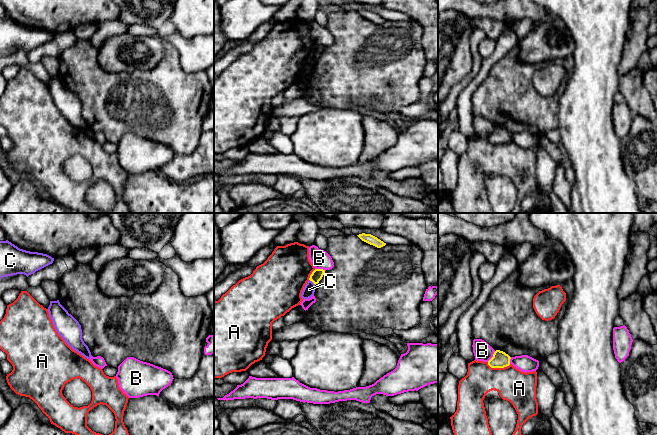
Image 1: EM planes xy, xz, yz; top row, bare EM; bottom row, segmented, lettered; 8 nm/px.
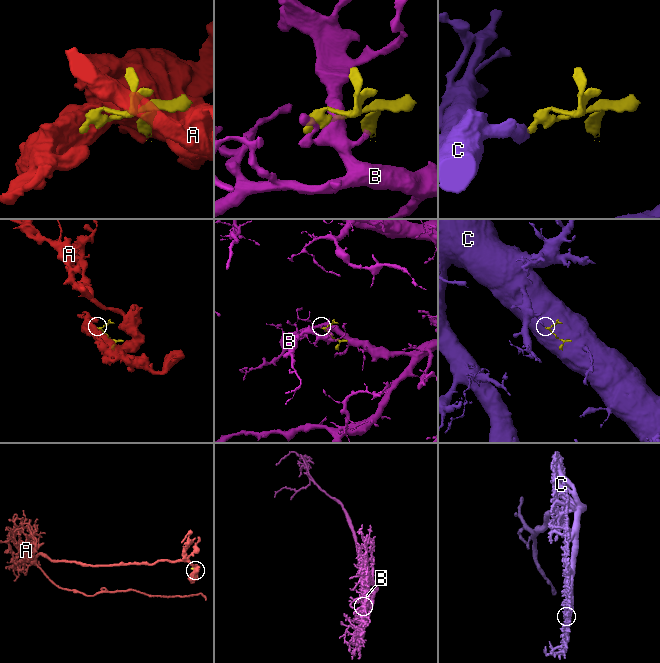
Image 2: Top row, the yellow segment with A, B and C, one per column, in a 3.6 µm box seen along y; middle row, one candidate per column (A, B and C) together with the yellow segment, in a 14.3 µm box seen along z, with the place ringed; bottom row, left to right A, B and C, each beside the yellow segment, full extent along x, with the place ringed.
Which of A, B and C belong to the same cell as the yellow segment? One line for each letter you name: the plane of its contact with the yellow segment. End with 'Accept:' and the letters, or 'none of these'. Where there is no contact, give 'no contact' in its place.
Accept: none of these

